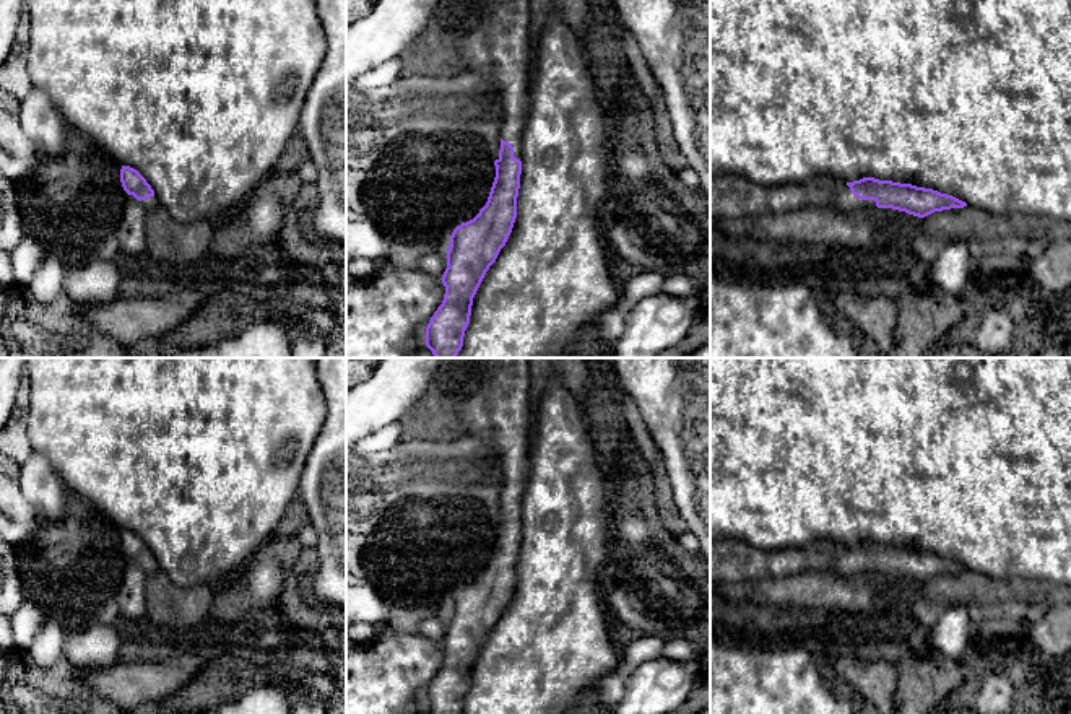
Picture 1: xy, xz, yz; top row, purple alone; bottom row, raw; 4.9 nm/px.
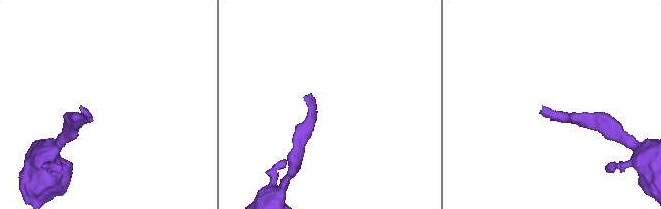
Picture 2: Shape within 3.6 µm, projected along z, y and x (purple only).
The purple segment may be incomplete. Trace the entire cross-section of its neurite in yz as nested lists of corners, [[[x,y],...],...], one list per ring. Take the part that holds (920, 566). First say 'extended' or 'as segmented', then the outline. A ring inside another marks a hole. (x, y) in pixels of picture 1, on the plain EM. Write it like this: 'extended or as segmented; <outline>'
extended; [[[733,537],[710,540],[710,582],[762,581],[821,569],[843,576],[892,573],[918,582],[967,571],[965,566],[933,553],[874,542],[843,546],[816,540],[803,546],[762,551]]]

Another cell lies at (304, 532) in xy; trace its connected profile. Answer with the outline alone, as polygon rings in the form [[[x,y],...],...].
[[[301,519],[293,529],[294,537],[304,548],[315,548],[319,543],[317,530],[306,519]]]

